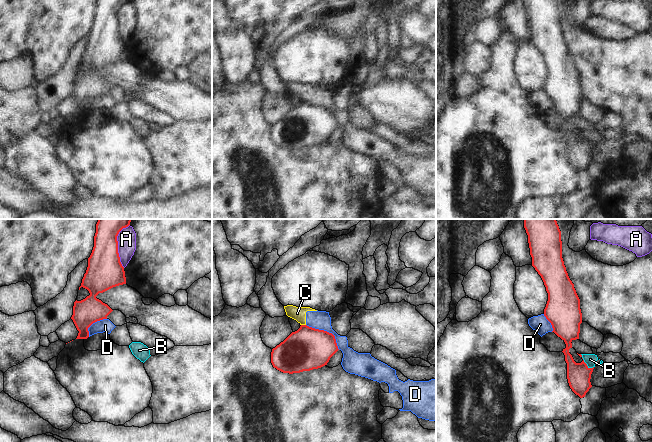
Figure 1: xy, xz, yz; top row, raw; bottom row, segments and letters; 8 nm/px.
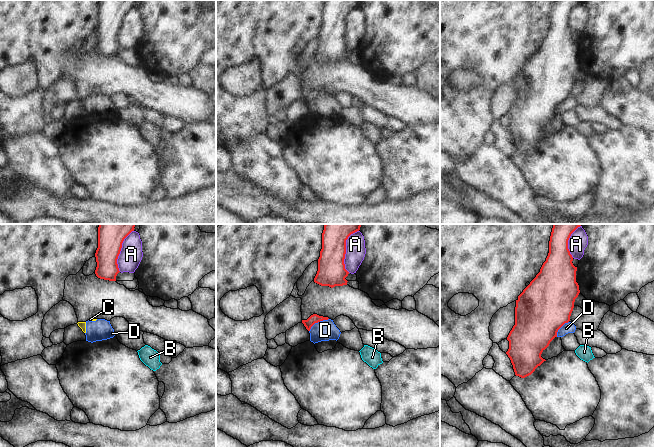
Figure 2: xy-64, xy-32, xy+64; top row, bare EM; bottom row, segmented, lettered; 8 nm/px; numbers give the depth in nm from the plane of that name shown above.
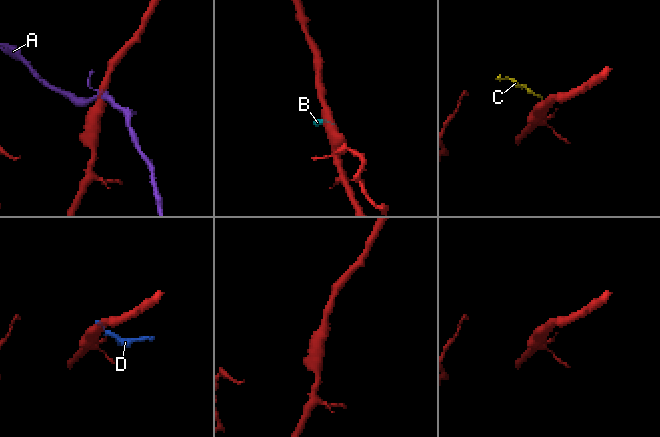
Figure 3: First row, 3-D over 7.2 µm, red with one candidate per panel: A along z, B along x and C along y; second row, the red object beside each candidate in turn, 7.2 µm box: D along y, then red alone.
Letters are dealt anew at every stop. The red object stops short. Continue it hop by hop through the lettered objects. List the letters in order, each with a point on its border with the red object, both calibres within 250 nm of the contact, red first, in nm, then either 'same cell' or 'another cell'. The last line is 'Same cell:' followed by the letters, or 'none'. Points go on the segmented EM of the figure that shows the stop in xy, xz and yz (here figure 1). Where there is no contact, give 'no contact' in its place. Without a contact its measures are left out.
A: contact xy (117, 245); calibres 280 and 150 nm; another cell
B: contact yz (584, 362); calibres 190 and 90 nm; another cell
C: contact xz (303, 325); calibres 340 and 110 nm; another cell
D: contact xz (326, 331); calibres 340 and 150 nm; another cell
Same cell: none

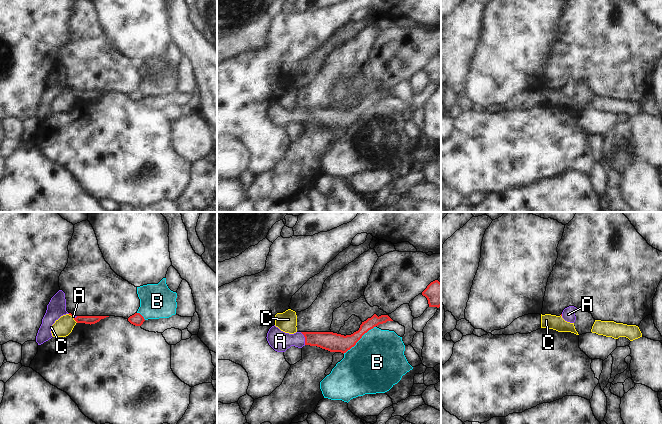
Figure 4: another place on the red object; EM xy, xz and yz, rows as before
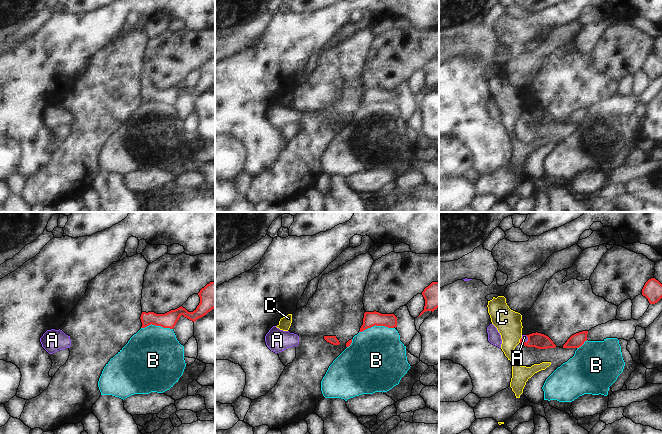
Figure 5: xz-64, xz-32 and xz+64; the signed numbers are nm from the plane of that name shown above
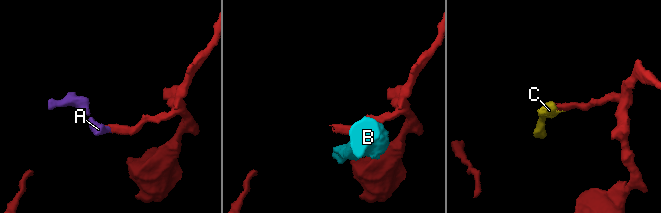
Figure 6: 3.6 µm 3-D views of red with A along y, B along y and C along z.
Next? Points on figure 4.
A: contact xz (305, 338); calibres 160 and 160 nm; same cell
B: contact xz (359, 339); calibres 160 and 440 nm; another cell
C: contact xy (75, 320); calibres 70 and 150 nm; another cell
Same cell: A

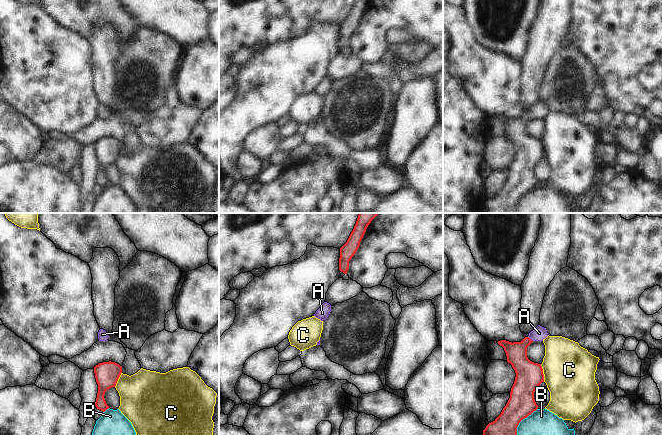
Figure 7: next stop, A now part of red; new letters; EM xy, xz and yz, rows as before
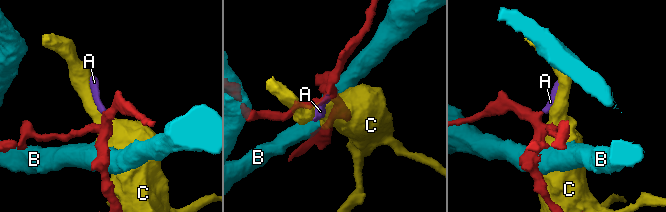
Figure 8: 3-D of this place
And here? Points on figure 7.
A: contact yz (530, 339); calibres 170 and 110 nm; same cell
B: contact yz (522, 419); calibres 220 and 200 nm; another cell
C: contact yz (542, 373); calibres 220 and 420 nm; another cell
Same cell: A

